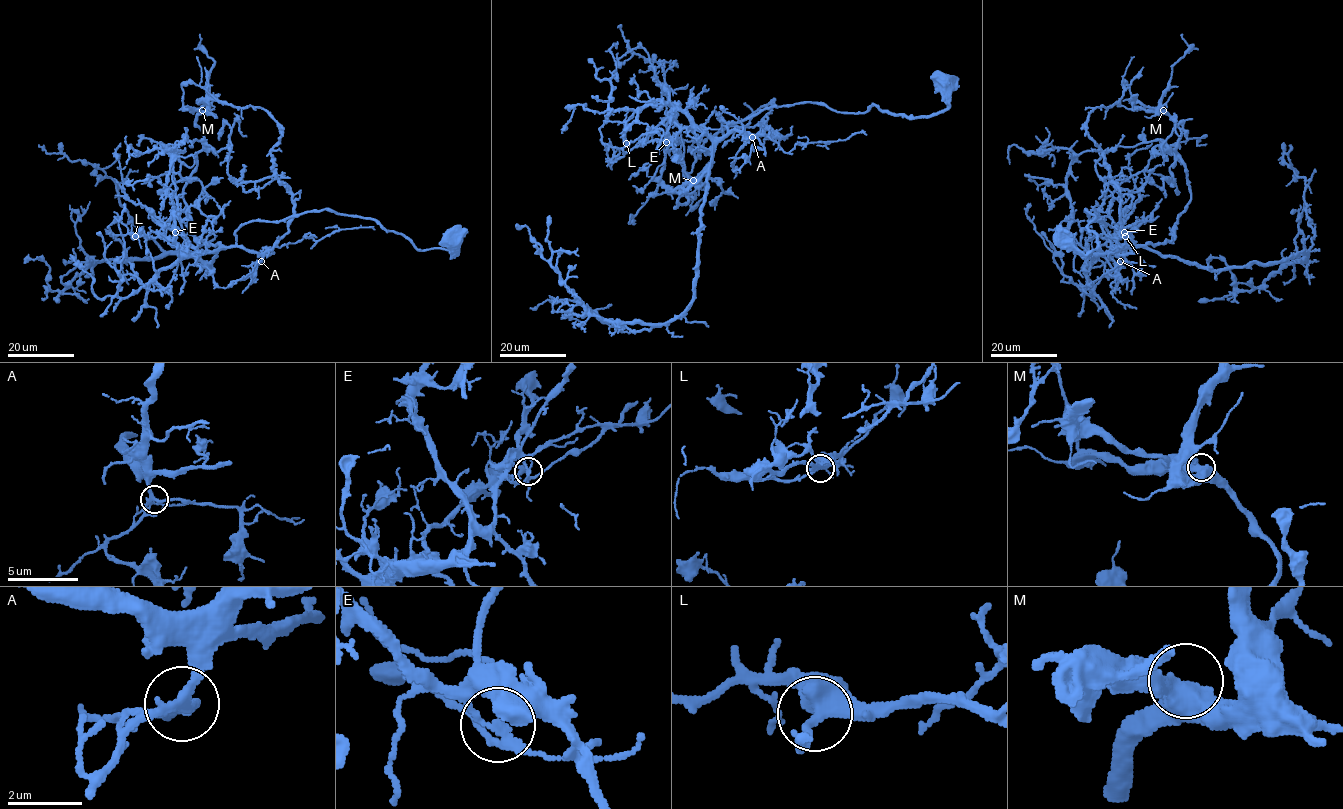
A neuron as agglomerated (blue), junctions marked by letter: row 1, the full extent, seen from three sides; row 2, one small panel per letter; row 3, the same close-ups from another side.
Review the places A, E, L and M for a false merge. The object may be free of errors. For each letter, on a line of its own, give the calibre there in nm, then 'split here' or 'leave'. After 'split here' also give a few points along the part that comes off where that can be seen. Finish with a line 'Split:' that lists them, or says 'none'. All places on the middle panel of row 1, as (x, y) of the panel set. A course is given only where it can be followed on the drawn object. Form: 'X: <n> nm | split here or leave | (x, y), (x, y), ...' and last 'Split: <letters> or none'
A: 240 nm | leave
E: 170 nm | split here | (666, 141), (629, 179)
L: 440 nm | leave
M: 440 nm | leave
Split: E

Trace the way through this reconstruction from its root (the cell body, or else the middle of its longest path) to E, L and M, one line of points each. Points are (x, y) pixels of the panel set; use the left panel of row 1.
E: (454, 241), (456, 253), (419, 250), (372, 219), (325, 209), (247, 222), (234, 245), (213, 251), (174, 232)
L: (454, 241), (456, 253), (419, 250), (372, 219), (325, 209), (247, 222), (234, 245), (193, 254), (135, 236)
M: (454, 241), (456, 253), (419, 250), (325, 209), (247, 222), (234, 245), (198, 241), (183, 189), (202, 110)

